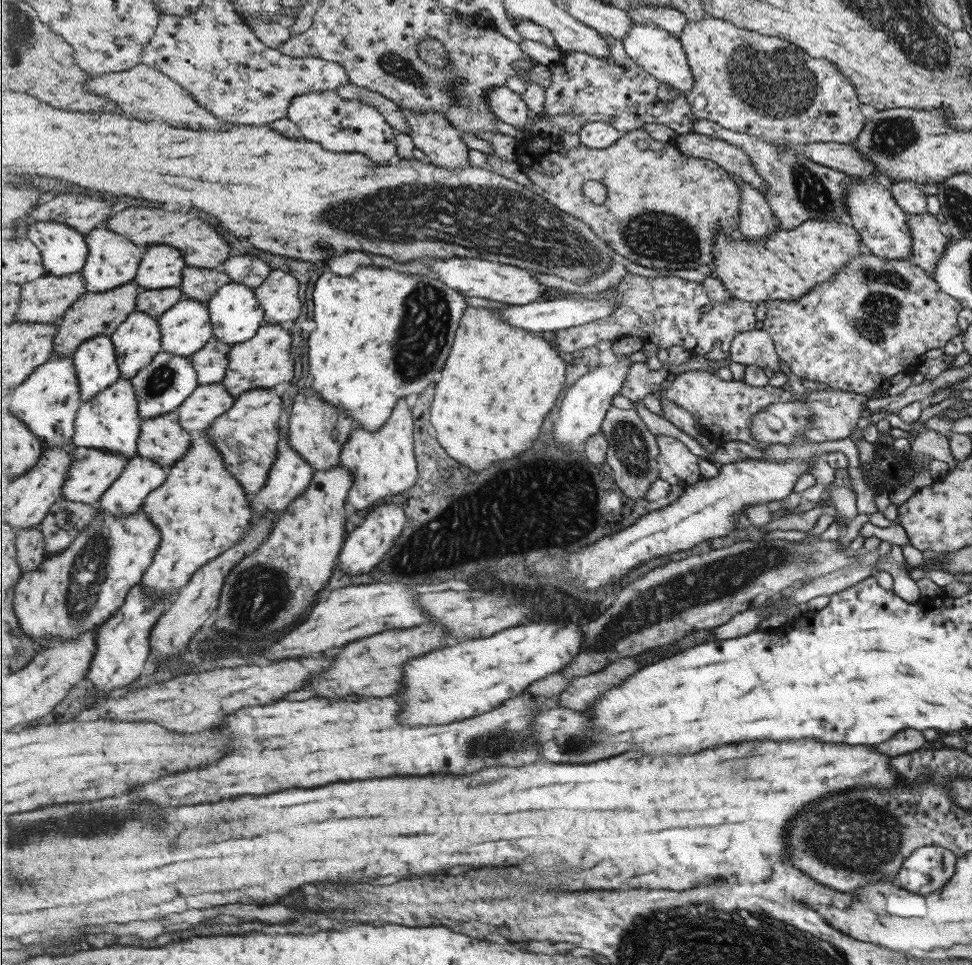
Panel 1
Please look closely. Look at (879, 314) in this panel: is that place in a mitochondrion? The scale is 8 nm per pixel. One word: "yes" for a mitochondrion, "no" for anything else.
yes

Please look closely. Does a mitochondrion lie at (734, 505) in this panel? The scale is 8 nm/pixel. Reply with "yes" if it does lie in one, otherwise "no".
no

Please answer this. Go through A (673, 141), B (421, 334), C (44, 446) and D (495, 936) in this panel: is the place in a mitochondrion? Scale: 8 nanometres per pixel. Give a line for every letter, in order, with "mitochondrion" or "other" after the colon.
A: other
B: mitochondrion
C: other
D: other

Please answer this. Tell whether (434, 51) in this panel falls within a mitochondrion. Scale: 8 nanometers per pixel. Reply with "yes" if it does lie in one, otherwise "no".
yes

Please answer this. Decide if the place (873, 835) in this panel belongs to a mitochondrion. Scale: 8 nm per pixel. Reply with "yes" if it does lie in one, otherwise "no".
yes

